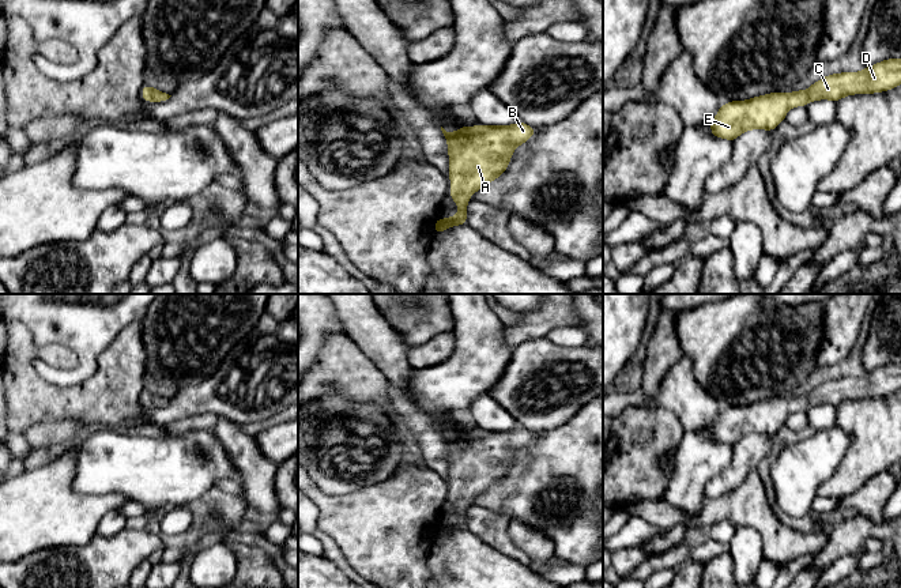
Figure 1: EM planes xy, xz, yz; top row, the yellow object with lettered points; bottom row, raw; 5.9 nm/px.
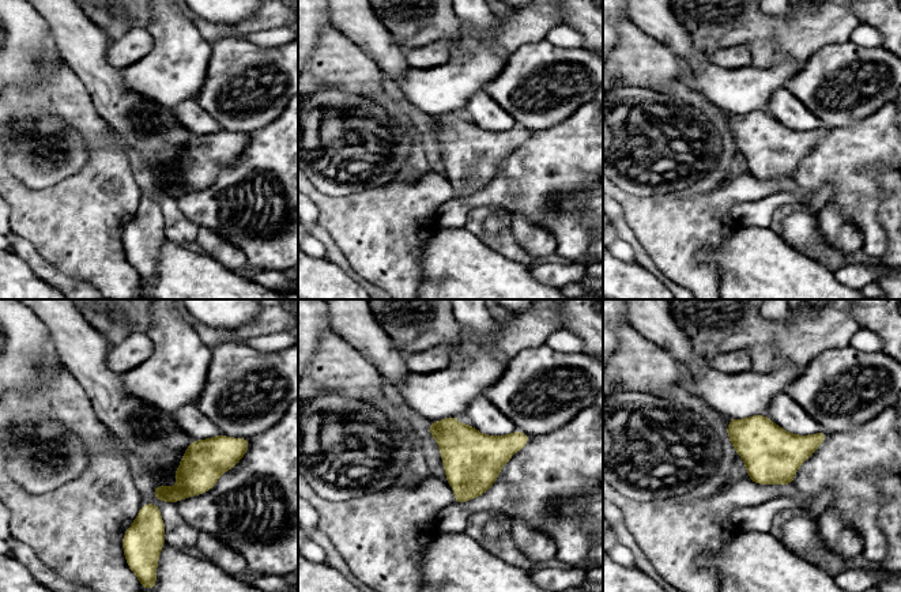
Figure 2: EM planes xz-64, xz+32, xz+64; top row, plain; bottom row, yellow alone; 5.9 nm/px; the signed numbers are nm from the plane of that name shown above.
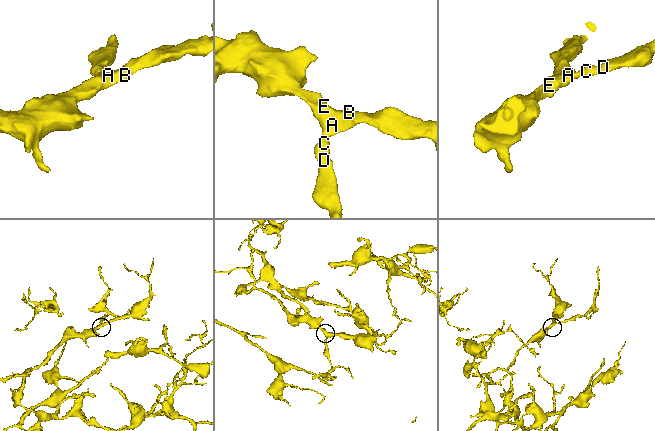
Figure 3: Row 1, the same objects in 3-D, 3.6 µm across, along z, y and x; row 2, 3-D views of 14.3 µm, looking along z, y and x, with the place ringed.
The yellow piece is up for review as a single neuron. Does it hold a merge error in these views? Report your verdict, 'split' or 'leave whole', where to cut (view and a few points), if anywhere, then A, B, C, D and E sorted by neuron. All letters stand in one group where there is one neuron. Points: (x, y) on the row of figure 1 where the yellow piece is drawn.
leave whole | no cut | A B C D E

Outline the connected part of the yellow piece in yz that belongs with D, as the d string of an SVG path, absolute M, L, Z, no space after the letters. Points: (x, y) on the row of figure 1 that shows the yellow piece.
M887 59L860 72L828 75L806 91L774 91L746 101L731 101L720 106L710 122L710 133L734 142L750 129L773 131L795 106L807 106L811 101L819 99L837 102L847 95L882 93L900 84L901 59Z

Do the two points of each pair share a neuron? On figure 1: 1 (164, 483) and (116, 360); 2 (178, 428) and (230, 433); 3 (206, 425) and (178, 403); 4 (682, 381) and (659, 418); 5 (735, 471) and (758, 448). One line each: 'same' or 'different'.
1: different
2: different
3: different
4: different
5: same

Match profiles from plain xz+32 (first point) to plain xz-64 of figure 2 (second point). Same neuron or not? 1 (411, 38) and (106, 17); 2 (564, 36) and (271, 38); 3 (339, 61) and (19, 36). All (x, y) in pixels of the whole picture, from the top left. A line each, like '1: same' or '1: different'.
1: same
2: same
3: different

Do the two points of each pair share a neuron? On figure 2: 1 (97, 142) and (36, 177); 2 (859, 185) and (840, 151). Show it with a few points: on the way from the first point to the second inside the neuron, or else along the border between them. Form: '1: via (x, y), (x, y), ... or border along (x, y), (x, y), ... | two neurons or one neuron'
1: border along (75, 170), (60, 181), (40, 189) | two neurons
2: via (854, 177), (845, 159) | one neuron

